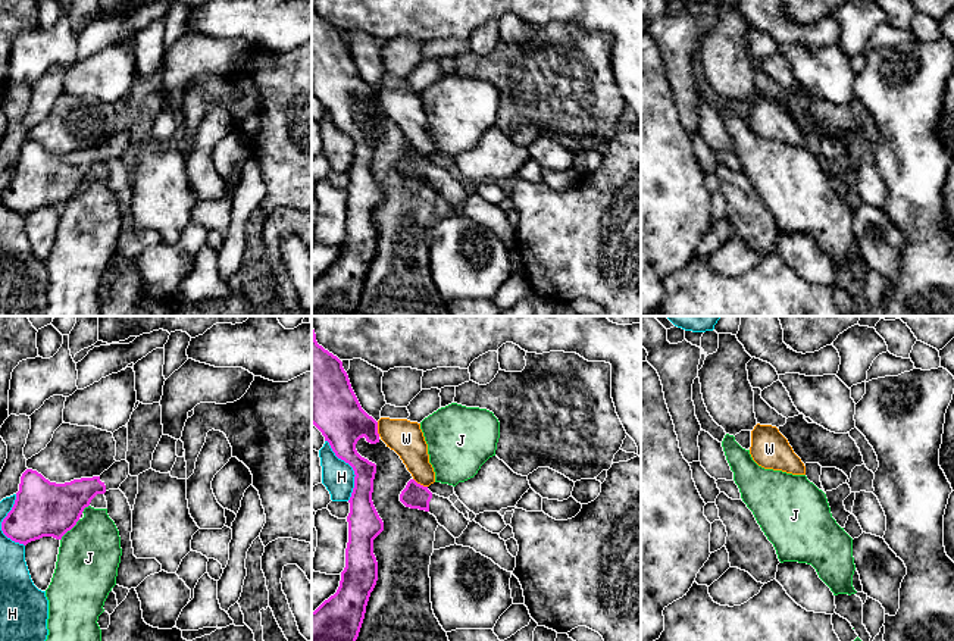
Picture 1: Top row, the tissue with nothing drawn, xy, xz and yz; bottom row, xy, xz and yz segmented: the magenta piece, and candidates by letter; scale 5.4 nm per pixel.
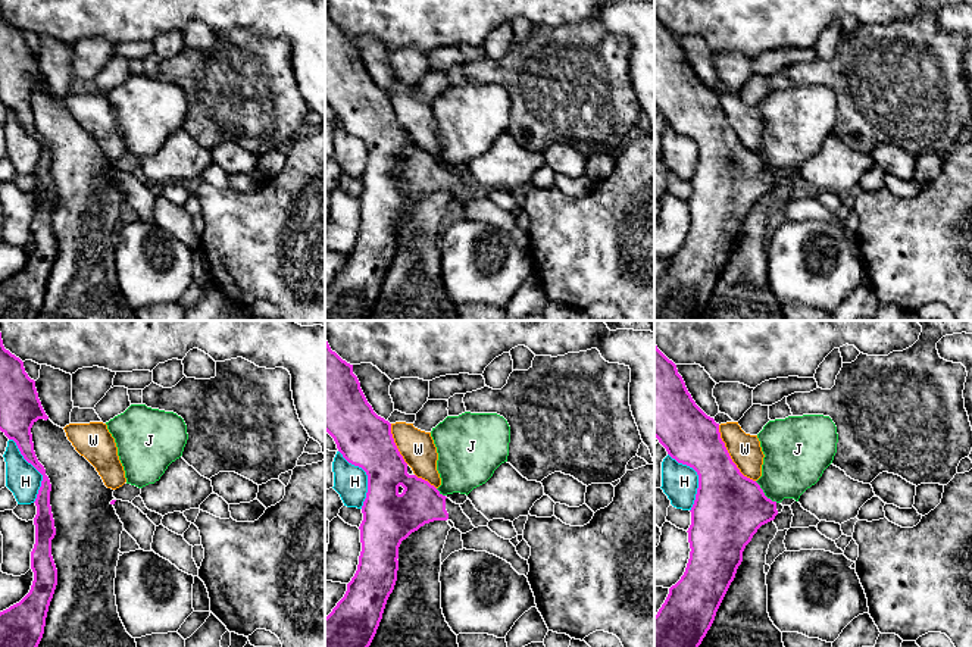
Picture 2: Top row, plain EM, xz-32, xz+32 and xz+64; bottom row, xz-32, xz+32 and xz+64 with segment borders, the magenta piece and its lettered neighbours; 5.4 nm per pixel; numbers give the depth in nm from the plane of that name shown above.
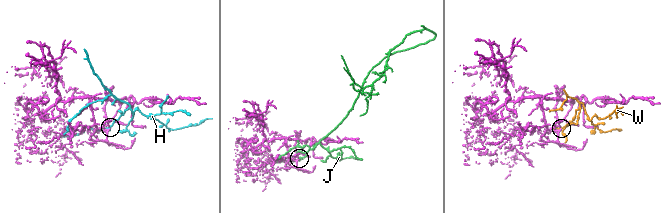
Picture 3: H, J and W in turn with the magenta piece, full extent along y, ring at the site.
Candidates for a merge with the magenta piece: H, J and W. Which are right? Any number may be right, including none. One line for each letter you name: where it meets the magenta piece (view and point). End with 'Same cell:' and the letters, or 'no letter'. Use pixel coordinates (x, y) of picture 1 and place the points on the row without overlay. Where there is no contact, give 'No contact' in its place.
Same cell: no letter

